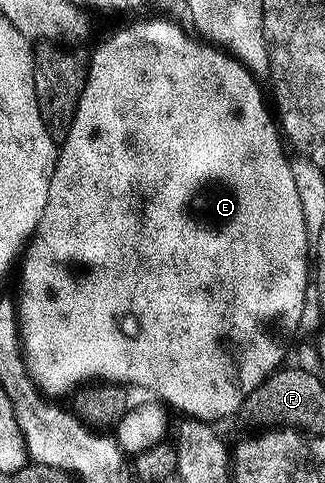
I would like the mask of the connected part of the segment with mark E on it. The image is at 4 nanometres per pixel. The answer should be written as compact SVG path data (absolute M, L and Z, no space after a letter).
M139 19L139 20L137 20L137 21L136 21L136 23L131 23L131 24L129 24L129 25L128 25L128 27L123 27L123 28L121 28L121 29L120 29L120 31L115 31L115 32L113 32L113 33L112 33L112 35L111 35L111 36L109 36L109 37L108 37L108 39L107 39L107 40L105 40L105 41L104 41L104 43L103 43L103 44L101 44L101 45L100 45L100 47L99 47L99 48L97 48L97 49L96 49L96 51L95 51L95 52L93 52L93 53L92 53L92 55L91 55L91 59L90 59L90 55L89 55L89 66L88 66L88 69L87 69L87 84L86 84L86 85L85 85L85 89L84 89L84 90L83 90L83 92L82 92L82 93L81 93L81 101L80 101L80 102L79 102L79 104L78 104L78 105L77 105L77 113L76 113L76 114L75 114L75 116L74 116L74 117L73 117L73 125L72 125L72 126L71 126L71 128L70 128L70 129L69 129L69 133L68 133L68 134L67 134L67 138L66 138L66 139L64 139L64 140L62 140L62 143L61 143L61 146L60 146L60 147L59 147L59 159L58 159L58 161L56 161L56 163L55 163L55 168L54 168L54 169L53 169L53 177L52 177L52 178L51 178L51 184L50 184L50 185L49 185L49 197L48 197L48 198L47 198L47 204L46 204L46 205L45 205L45 209L44 209L44 210L43 210L43 216L42 216L42 218L40 218L40 219L39 219L39 221L38 221L38 223L37 223L37 224L36 224L36 226L35 226L35 231L34 231L34 234L33 234L33 235L31 235L31 237L30 237L30 239L29 239L29 242L28 242L28 243L27 243L27 244L26 244L26 247L25 247L25 254L24 254L24 255L23 255L23 256L22 256L22 259L23 259L23 258L24 258L24 259L23 259L23 276L21 276L21 277L20 277L20 279L19 279L19 295L18 295L18 294L17 294L17 318L18 318L18 320L19 320L19 337L20 337L20 340L21 340L21 346L22 346L22 348L23 348L23 358L24 358L24 359L26 359L26 361L27 361L27 372L29 372L29 374L30 374L30 375L31 375L31 379L32 379L32 381L33 381L33 382L34 382L34 383L35 383L35 385L36 385L36 387L38 387L38 388L39 388L39 390L40 390L40 391L42 391L42 392L43 392L43 394L44 394L44 395L46 395L46 396L48 396L48 397L63 397L63 396L59 396L59 395L67 395L67 394L68 394L68 395L67 395L67 396L70 396L70 395L71 395L71 394L72 394L72 392L74 392L74 391L75 391L75 390L76 390L76 388L78 388L78 387L79 387L79 386L80 386L80 385L83 385L83 384L86 384L86 383L87 383L87 382L88 382L88 381L106 381L106 382L108 382L108 383L113 383L113 384L116 384L116 385L130 385L130 386L131 386L131 387L132 387L132 388L134 388L134 387L133 387L133 386L135 386L135 387L144 387L144 389L145 389L145 390L147 390L147 391L152 391L152 393L153 393L153 394L155 394L155 395L152 395L152 396L154 396L154 398L155 398L155 399L156 399L156 400L159 400L159 401L162 401L162 402L163 402L163 403L164 403L164 404L166 404L166 406L167 406L167 407L168 407L168 408L171 408L171 409L174 409L174 407L176 407L176 409L177 409L177 410L179 410L179 411L184 411L184 412L183 412L183 413L182 413L182 414L183 414L183 415L184 415L184 416L187 416L187 417L190 417L190 418L193 418L193 419L201 419L201 420L204 420L204 421L212 421L212 420L211 420L211 419L223 419L223 418L225 418L225 417L226 417L226 415L231 415L231 414L233 414L233 413L234 413L234 411L235 411L235 414L236 414L236 412L238 412L238 411L239 411L239 410L240 410L240 408L242 408L242 405L243 405L243 403L244 403L244 402L245 402L245 401L246 401L246 399L247 399L247 398L249 398L249 396L251 396L251 394L252 394L252 393L254 393L254 392L255 392L255 391L256 391L256 389L258 389L258 388L259 388L259 387L260 387L260 386L261 386L261 384L262 384L262 383L264 383L264 381L266 381L266 380L267 380L267 379L268 379L268 378L269 378L269 376L271 376L271 375L272 375L272 374L273 374L273 373L274 373L274 372L275 372L275 371L278 371L278 370L280 370L280 368L282 368L282 367L283 367L283 366L284 366L284 363L285 363L285 360L283 360L283 358L285 358L285 357L286 357L286 355L287 355L287 346L289 346L289 345L290 345L290 343L291 343L291 338L293 338L293 337L294 337L294 335L297 335L297 332L298 332L298 331L299 331L299 322L300 322L300 321L301 321L301 309L305 309L305 293L306 293L306 292L307 292L307 290L309 290L309 234L308 234L308 232L307 232L307 229L306 229L306 223L305 223L305 216L304 216L304 214L303 214L303 213L302 213L302 207L301 207L301 199L300 199L300 197L298 197L298 195L297 195L297 186L296 186L296 182L295 182L295 181L294 181L294 177L293 177L293 169L292 169L292 168L291 168L291 162L292 162L292 160L291 160L291 159L290 159L290 158L289 158L289 156L288 156L288 157L287 157L287 155L286 155L286 153L285 153L285 152L283 152L283 147L284 147L284 148L285 148L285 139L284 139L284 136L283 136L283 135L282 135L282 134L281 134L281 128L280 128L280 126L279 126L279 124L278 124L278 122L277 122L277 119L276 119L276 116L275 116L275 115L274 115L274 114L273 114L273 111L272 111L272 108L271 108L271 107L270 107L270 106L269 106L269 99L268 99L268 96L267 96L267 99L266 99L266 97L265 97L265 96L263 96L263 91L262 91L262 89L261 89L261 88L259 88L259 85L261 85L261 83L260 83L260 80L259 80L259 79L258 79L258 78L256 78L256 77L255 77L255 76L253 76L253 75L251 75L251 73L250 73L250 71L249 71L249 69L247 69L247 68L246 68L246 66L245 66L245 65L244 65L244 64L243 64L243 63L242 63L242 61L241 61L241 60L239 60L239 59L237 59L237 58L235 58L235 57L234 57L234 56L233 56L233 54L231 54L231 53L228 53L228 52L227 52L227 51L226 51L226 50L224 50L224 48L223 48L223 47L221 47L221 46L216 46L216 45L212 45L212 44L211 44L211 43L210 43L210 42L207 42L207 41L204 41L204 40L203 40L203 39L202 39L202 38L199 38L199 37L194 37L194 38L195 38L195 39L190 39L190 37L189 37L189 36L187 36L187 35L186 35L186 33L185 33L185 32L183 32L183 27L182 27L182 25L181 25L181 24L179 24L179 23L174 23L174 21L173 21L173 20L171 20L171 19Z

